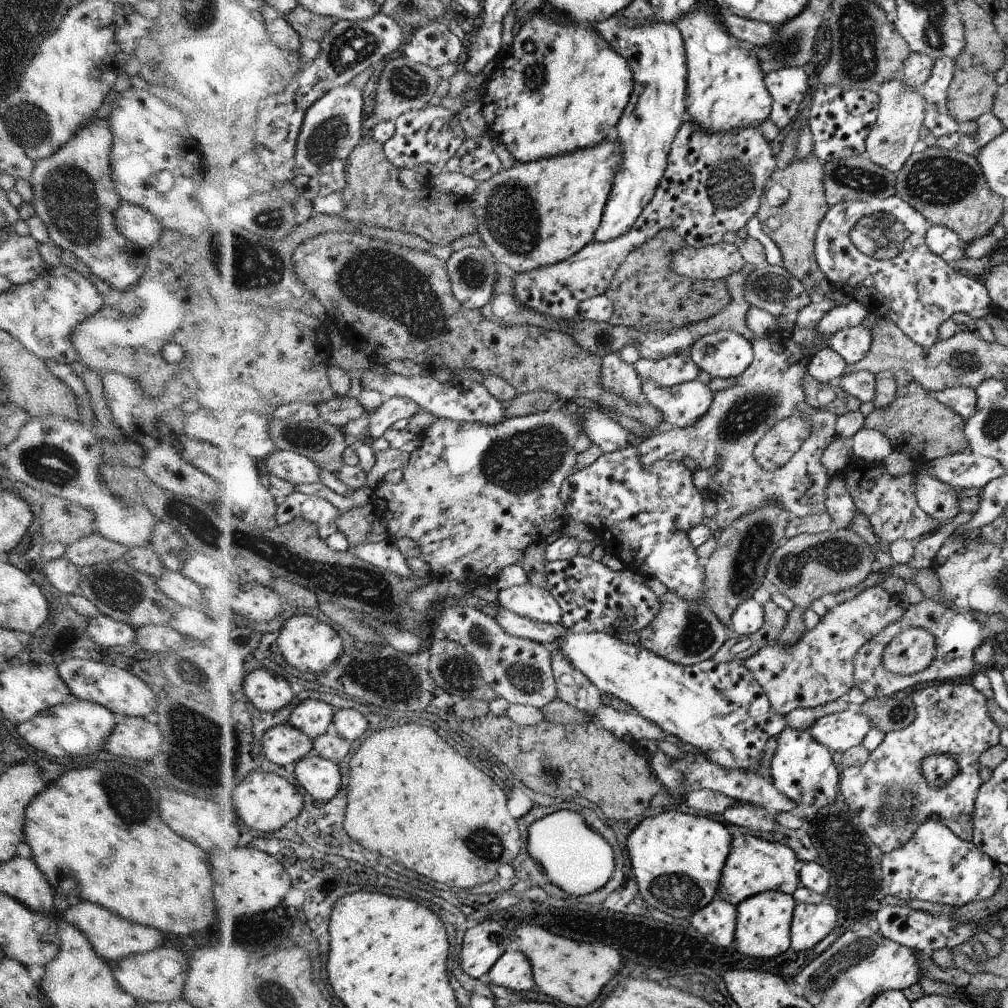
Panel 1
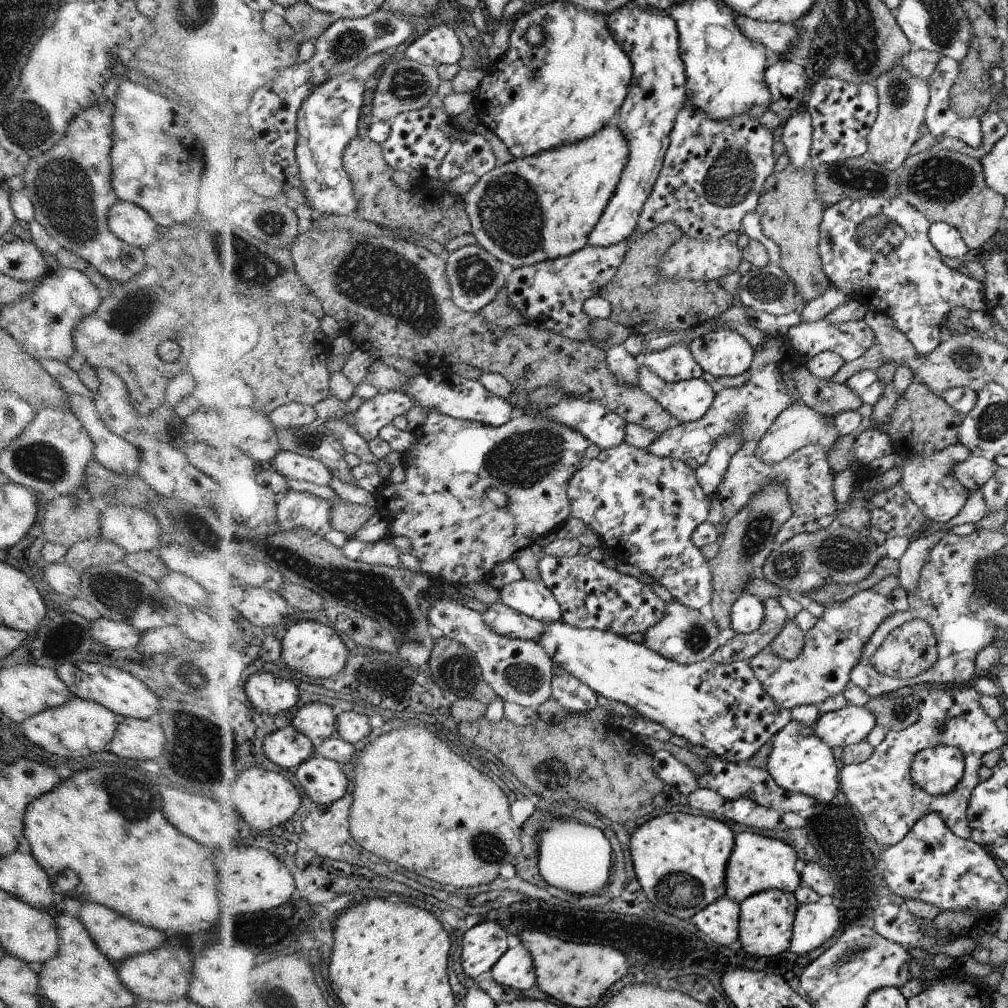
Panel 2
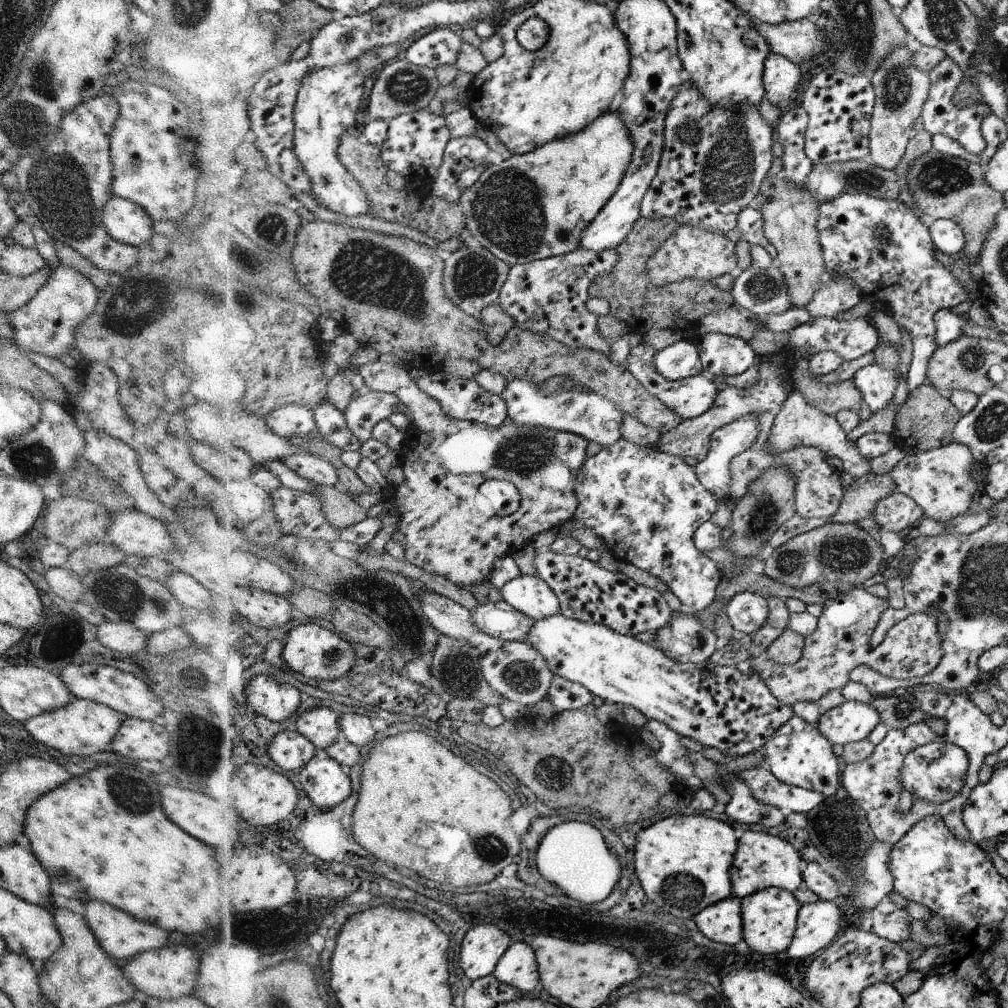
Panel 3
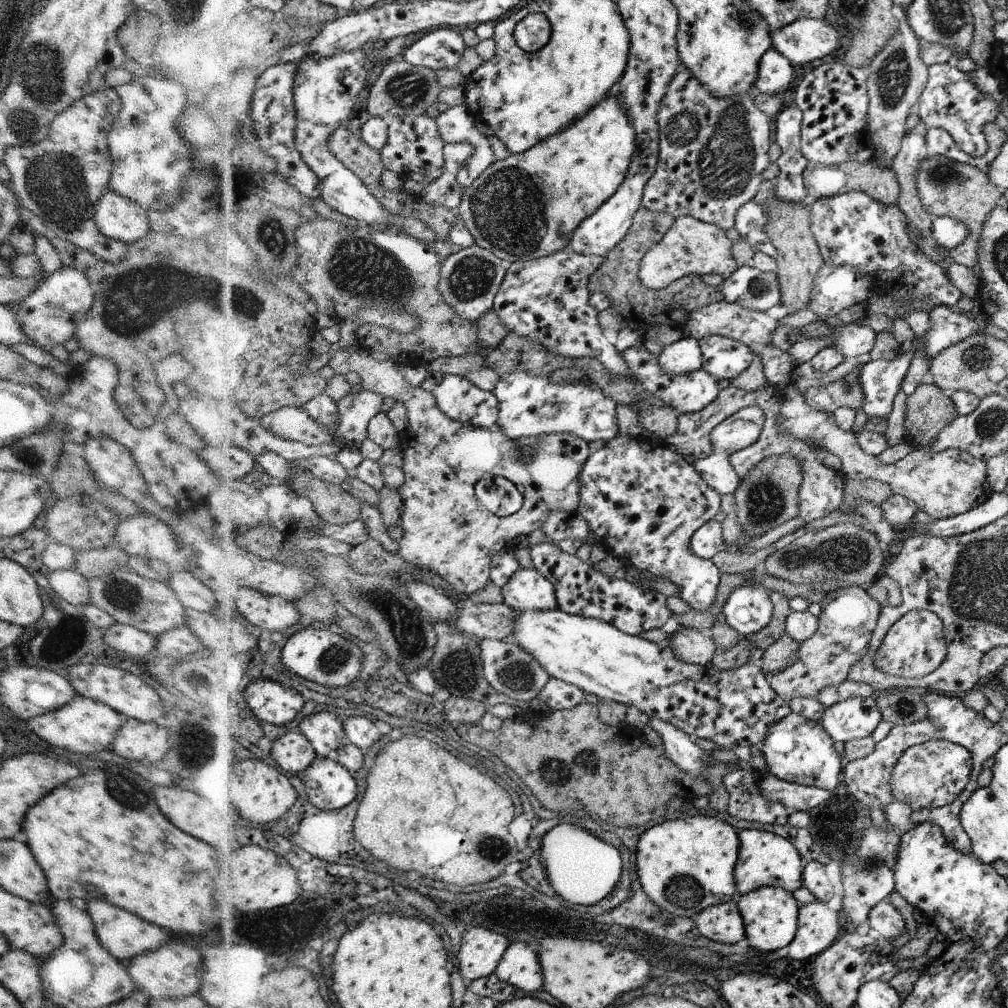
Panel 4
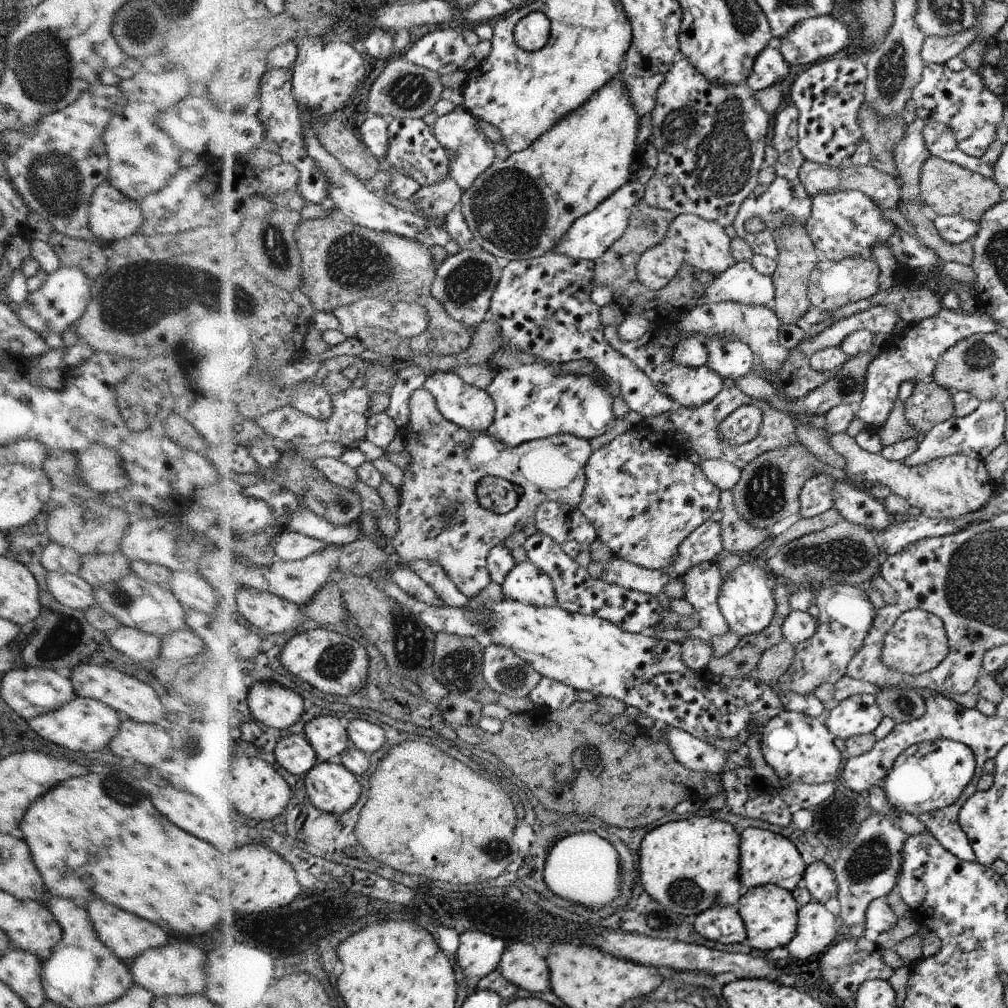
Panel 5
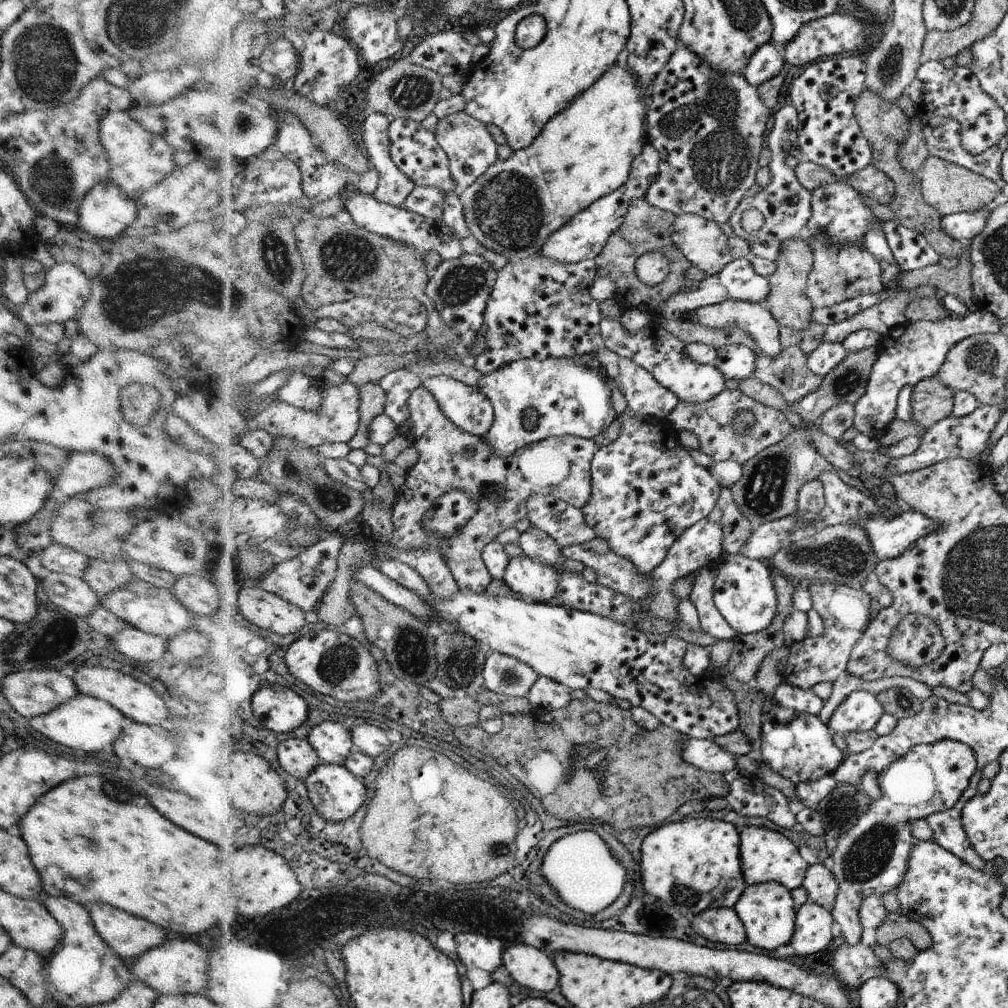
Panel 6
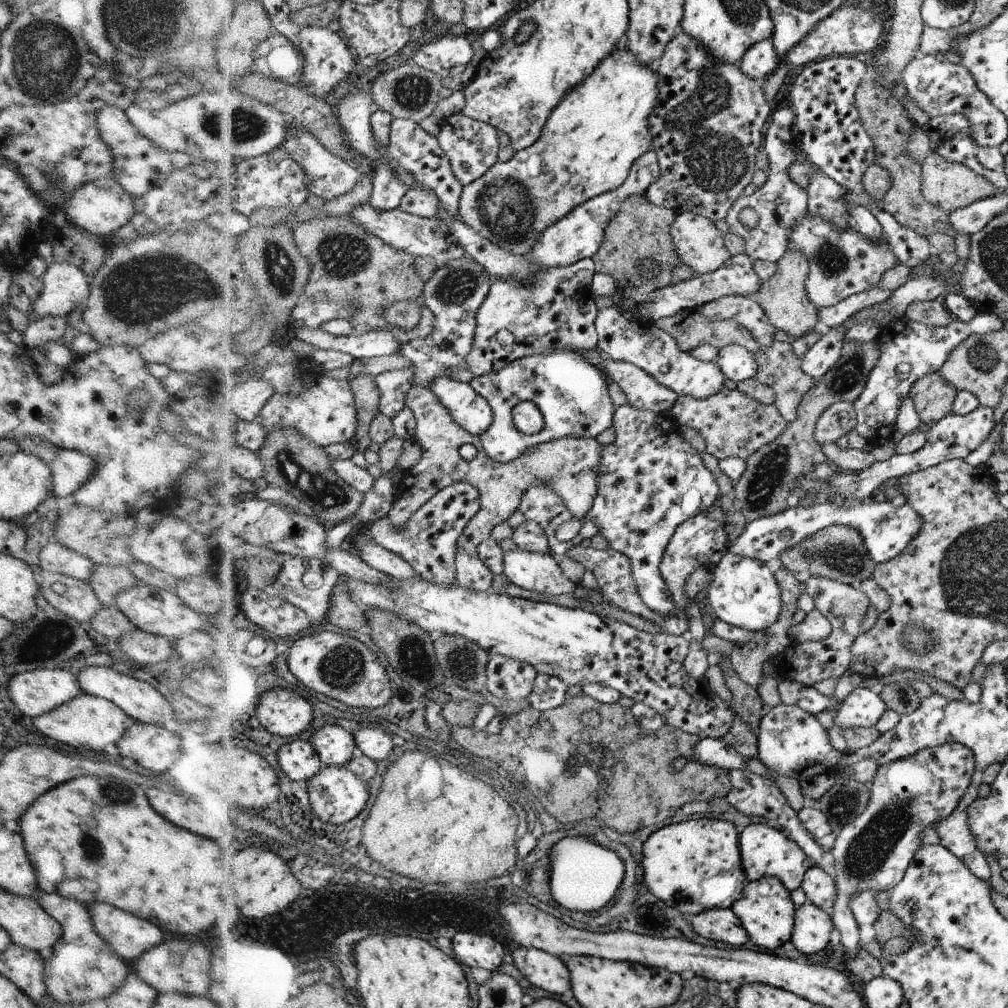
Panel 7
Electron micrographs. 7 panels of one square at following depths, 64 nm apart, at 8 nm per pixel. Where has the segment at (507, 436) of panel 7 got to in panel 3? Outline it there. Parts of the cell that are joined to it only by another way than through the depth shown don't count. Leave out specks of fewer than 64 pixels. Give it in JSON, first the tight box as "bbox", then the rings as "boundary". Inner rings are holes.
{"bbox":[501,380,623,448],"boundary":[[[509,380],[504,390],[506,392],[502,392],[501,397],[508,410],[507,425],[513,432],[544,426],[548,430],[562,430],[581,435],[582,438],[597,442],[603,448],[608,448],[623,438],[620,432],[623,421],[620,408],[616,408],[616,403],[610,402],[610,399],[604,400],[600,394],[580,387],[564,390],[561,394],[542,394],[540,386],[530,380]]]}

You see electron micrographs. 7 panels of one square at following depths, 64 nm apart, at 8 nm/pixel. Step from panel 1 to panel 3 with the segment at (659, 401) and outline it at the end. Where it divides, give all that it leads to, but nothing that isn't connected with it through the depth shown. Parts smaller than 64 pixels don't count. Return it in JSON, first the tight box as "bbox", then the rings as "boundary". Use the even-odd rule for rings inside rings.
{"bbox":[626,343,719,420],"boundary":[[[646,343],[630,349],[630,356],[628,356],[628,364],[626,365],[627,369],[652,396],[660,400],[668,410],[672,410],[679,420],[698,418],[707,410],[710,410],[710,406],[714,404],[719,393],[713,382],[702,376],[702,374],[691,376],[684,380],[671,381],[667,379],[665,375],[658,374],[657,367],[654,366],[653,358],[656,353],[657,350],[654,350],[652,345],[649,346]]]}

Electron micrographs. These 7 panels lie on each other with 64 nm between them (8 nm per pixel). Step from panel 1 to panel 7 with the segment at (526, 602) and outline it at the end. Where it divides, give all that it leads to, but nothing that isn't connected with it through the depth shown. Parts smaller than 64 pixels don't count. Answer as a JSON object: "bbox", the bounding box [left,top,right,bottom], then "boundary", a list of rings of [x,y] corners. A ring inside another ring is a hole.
{"bbox":[504,548,576,596],"boundary":[[[522,548],[504,551],[504,576],[515,586],[548,596],[572,594],[576,583],[568,579],[550,553]]]}

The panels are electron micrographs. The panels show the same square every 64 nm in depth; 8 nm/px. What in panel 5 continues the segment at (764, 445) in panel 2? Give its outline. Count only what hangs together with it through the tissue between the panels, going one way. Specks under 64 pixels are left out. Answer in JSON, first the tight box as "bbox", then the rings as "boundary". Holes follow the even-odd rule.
{"bbox":[787,412,996,519],"boundary":[[[787,412],[792,420],[802,417],[806,424],[816,428],[818,433],[826,434],[828,444],[846,460],[846,466],[840,474],[846,479],[867,480],[888,485],[891,492],[906,498],[911,506],[920,508],[922,514],[933,519],[960,518],[972,512],[978,512],[984,508],[990,498],[996,492],[996,484],[989,478],[988,469],[985,467],[984,460],[971,459],[963,454],[954,454],[934,458],[926,464],[916,464],[916,466],[906,466],[906,462],[891,461],[882,458],[880,453],[872,454],[858,446],[856,438],[850,437],[846,432],[830,434],[826,430],[824,415],[804,416],[798,412]]]}

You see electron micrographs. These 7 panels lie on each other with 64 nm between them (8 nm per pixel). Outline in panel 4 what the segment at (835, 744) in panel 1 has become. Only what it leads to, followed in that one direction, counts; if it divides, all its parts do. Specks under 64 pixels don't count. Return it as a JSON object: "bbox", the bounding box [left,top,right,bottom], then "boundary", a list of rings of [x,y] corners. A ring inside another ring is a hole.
{"bbox":[821,696,883,742],"boundary":[[[875,696],[847,698],[825,709],[821,718],[826,734],[834,742],[848,742],[866,738],[883,720]]]}

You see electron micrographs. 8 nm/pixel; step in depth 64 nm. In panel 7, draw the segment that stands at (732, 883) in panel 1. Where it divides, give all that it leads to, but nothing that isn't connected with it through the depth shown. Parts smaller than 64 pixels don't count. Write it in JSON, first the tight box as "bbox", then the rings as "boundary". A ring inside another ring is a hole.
{"bbox":[741,824,814,892],"boundary":[[[750,824],[741,834],[741,857],[748,882],[763,877],[775,877],[781,880],[790,892],[801,887],[805,875],[814,866],[796,842],[771,824]]]}

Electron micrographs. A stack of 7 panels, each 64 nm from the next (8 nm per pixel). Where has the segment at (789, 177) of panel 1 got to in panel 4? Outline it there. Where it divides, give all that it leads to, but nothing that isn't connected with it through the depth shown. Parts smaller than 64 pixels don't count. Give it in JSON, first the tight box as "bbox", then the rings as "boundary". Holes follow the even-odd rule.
{"bbox":[753,179,825,312],"boundary":[[[775,179],[762,182],[753,201],[756,204],[766,204],[766,210],[768,210],[768,224],[765,226],[765,231],[777,250],[777,257],[775,258],[777,269],[775,272],[778,274],[780,292],[782,292],[782,306],[788,308],[790,312],[798,312],[798,310],[804,310],[809,306],[818,273],[825,265],[825,259],[812,230],[811,201],[804,206],[804,204],[778,200],[775,182]]]}

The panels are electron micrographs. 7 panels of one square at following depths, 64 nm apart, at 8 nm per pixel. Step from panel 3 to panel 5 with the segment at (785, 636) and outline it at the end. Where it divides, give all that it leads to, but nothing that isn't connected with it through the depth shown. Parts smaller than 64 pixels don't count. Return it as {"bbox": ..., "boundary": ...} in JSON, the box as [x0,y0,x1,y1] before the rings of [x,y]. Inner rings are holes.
{"bbox":[754,640,796,687],"boundary":[[[782,640],[780,644],[776,644],[776,646],[763,652],[754,673],[762,682],[769,683],[771,687],[774,687],[778,678],[790,668],[794,656],[796,656],[795,647],[786,640]]]}

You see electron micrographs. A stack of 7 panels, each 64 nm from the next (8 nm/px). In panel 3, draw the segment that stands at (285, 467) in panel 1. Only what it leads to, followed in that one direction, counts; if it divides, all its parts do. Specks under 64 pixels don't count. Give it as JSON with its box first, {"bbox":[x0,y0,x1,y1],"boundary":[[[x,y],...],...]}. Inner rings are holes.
{"bbox":[286,453,340,486],"boundary":[[[308,453],[296,454],[296,456],[286,458],[286,464],[298,476],[307,478],[320,486],[340,486],[338,468],[330,460],[326,460],[322,456],[314,456]]]}

